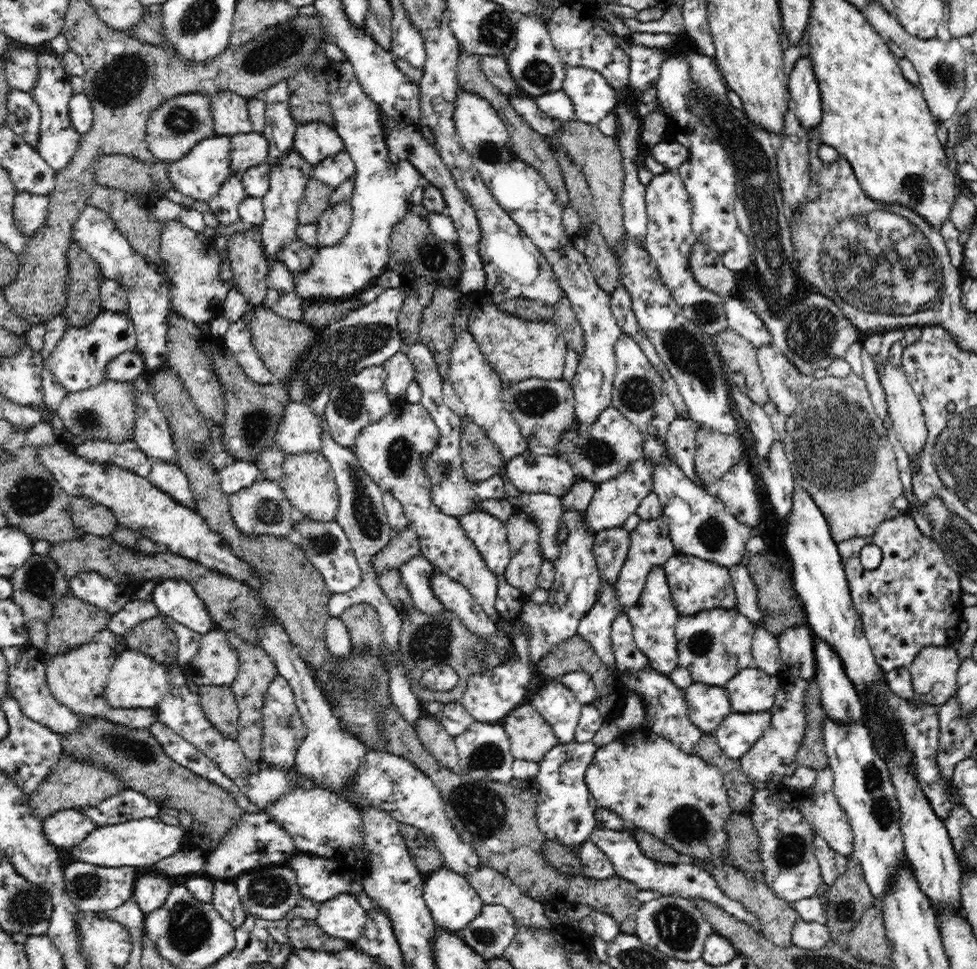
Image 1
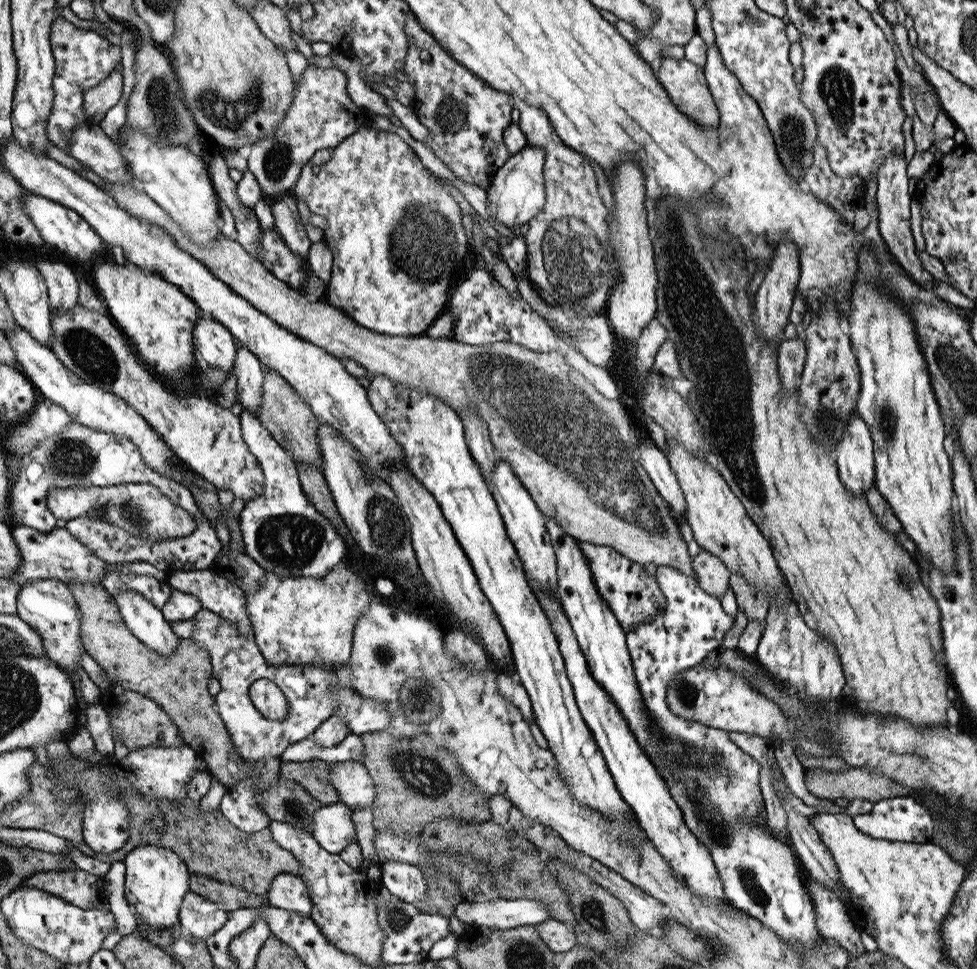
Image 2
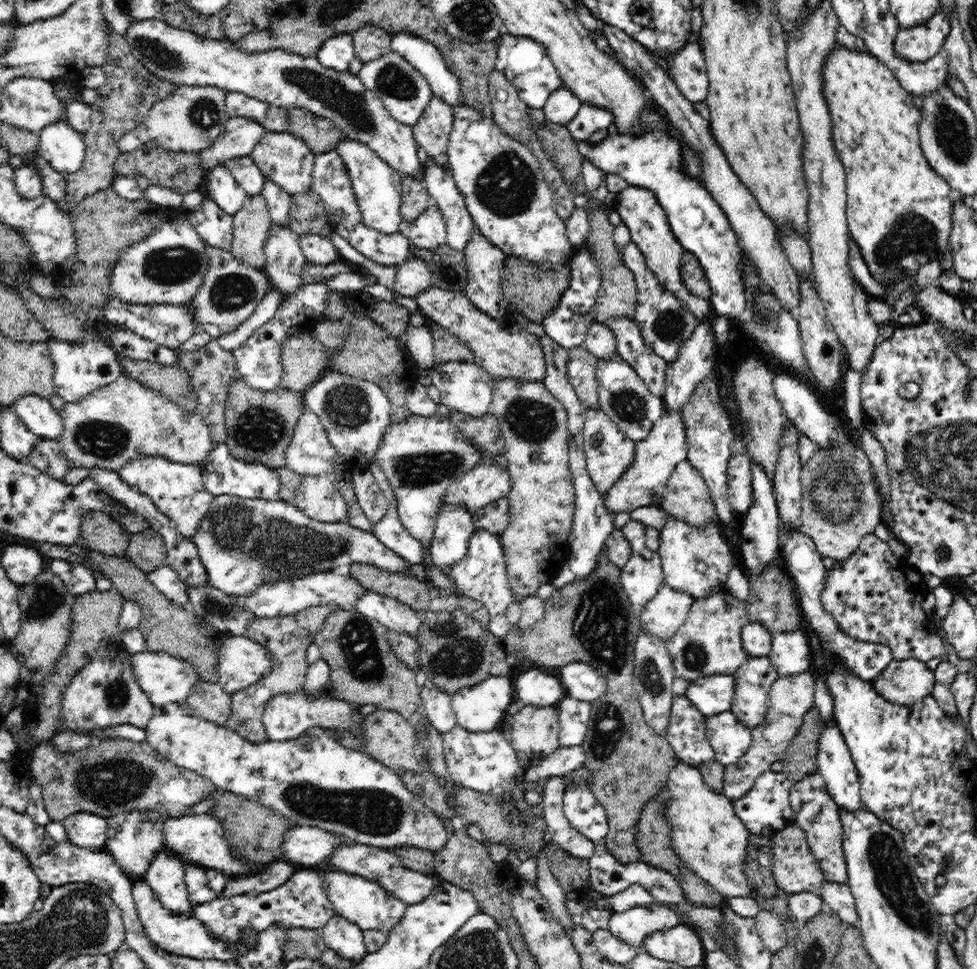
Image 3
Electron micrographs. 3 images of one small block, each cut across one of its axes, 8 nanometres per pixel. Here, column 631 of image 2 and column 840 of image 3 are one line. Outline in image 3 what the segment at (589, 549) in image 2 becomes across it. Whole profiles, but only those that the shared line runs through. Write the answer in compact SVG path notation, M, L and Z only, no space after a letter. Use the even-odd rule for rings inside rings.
M875 533L864 536L860 546L846 559L837 560L833 568L827 570L821 601L823 607L838 623L840 631L856 641L884 644L891 648L894 659L916 658L928 662L932 658L946 658L944 644L933 626L930 615L922 609L924 598L931 593L922 574L906 559L892 553L890 546Z

